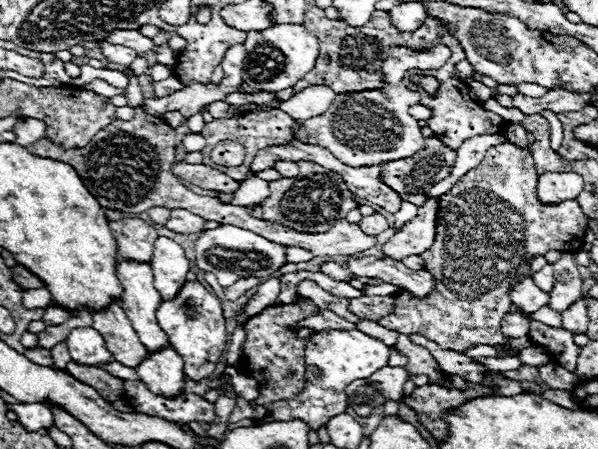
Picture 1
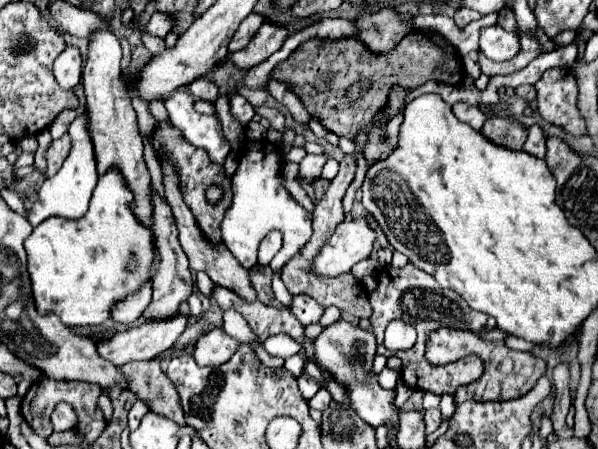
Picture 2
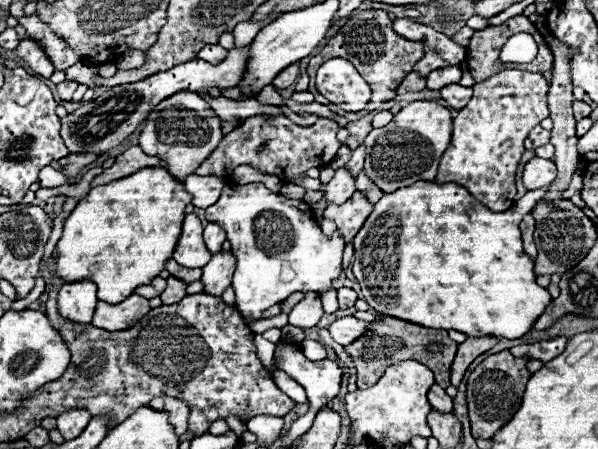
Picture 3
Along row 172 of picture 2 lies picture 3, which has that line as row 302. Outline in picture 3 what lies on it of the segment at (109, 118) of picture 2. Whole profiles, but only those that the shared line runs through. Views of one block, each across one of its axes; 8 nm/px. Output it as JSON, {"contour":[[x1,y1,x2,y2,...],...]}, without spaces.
{"contour":[[136,294,128,296,122,304,98,302,92,326,104,328,108,332,126,330,126,328,132,328,136,322,140,322,148,312,150,312,148,300,144,300,142,296,136,296]]}

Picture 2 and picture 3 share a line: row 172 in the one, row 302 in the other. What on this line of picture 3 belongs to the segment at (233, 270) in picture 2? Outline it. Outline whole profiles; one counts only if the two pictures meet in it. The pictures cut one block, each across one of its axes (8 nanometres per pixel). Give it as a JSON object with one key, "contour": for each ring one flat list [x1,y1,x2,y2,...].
{"contour":[[170,276,168,278,168,286,166,286,166,290,162,292,162,302,164,304,178,304,184,296,186,296,186,282,182,282,182,280,176,280,174,276]]}

